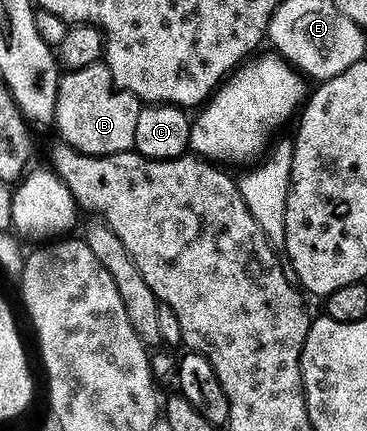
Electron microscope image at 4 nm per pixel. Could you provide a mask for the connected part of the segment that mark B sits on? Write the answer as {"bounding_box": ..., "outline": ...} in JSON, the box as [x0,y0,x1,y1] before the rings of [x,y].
{"bounding_box":[53,64,142,154],"outline":[[[98,64],[60,75],[53,121],[61,133],[60,141],[74,146],[80,154],[118,154],[134,149],[135,126],[142,107],[134,94],[118,90],[111,72]]]}

